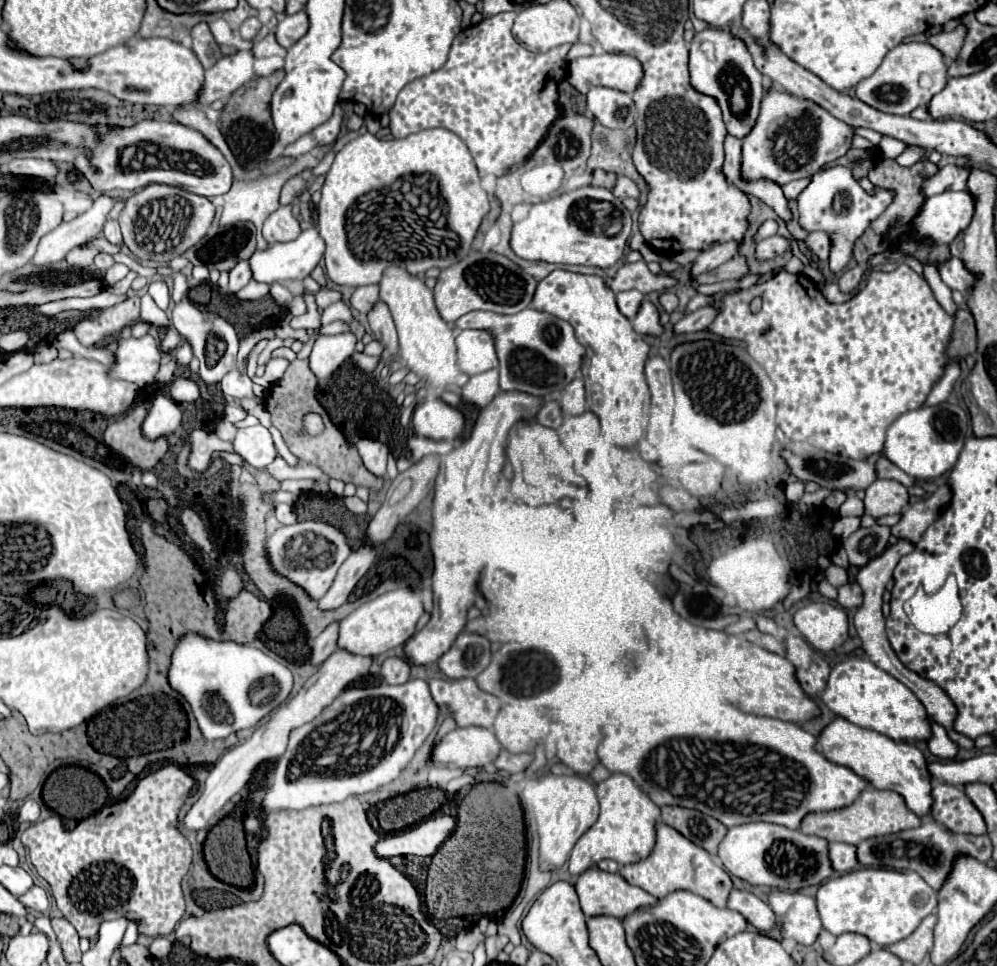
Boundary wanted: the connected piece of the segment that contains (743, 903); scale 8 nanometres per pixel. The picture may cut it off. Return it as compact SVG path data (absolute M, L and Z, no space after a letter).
M734 889L728 899L728 909L734 909L744 915L744 919L754 925L760 933L768 933L776 925L776 915L770 905L748 891Z

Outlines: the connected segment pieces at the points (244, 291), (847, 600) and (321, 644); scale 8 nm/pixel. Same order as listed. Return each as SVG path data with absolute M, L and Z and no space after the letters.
M251 280L244 288L242 288L236 297L242 301L244 300L258 300L269 294L270 286L264 283L258 283L255 280Z
M846 583L842 587L838 587L838 599L836 599L842 607L852 609L862 605L862 589L858 583Z
M338 621L330 623L312 643L312 665L320 665L322 661L328 659L336 651L336 641L338 641Z

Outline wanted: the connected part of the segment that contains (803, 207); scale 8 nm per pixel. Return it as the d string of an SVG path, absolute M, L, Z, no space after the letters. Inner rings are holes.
M828 167L818 171L810 185L798 197L798 211L800 211L800 227L806 231L824 231L832 237L830 245L830 271L840 273L852 261L852 249L856 239L862 237L866 227L884 213L884 209L894 201L894 191L874 187L874 193L866 193L858 181L852 177L848 167Z

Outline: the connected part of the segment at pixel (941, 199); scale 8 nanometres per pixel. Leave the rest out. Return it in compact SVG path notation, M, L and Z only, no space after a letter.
M944 191L928 197L912 223L912 237L930 237L934 243L952 243L956 235L970 225L974 203L976 199L970 191Z

